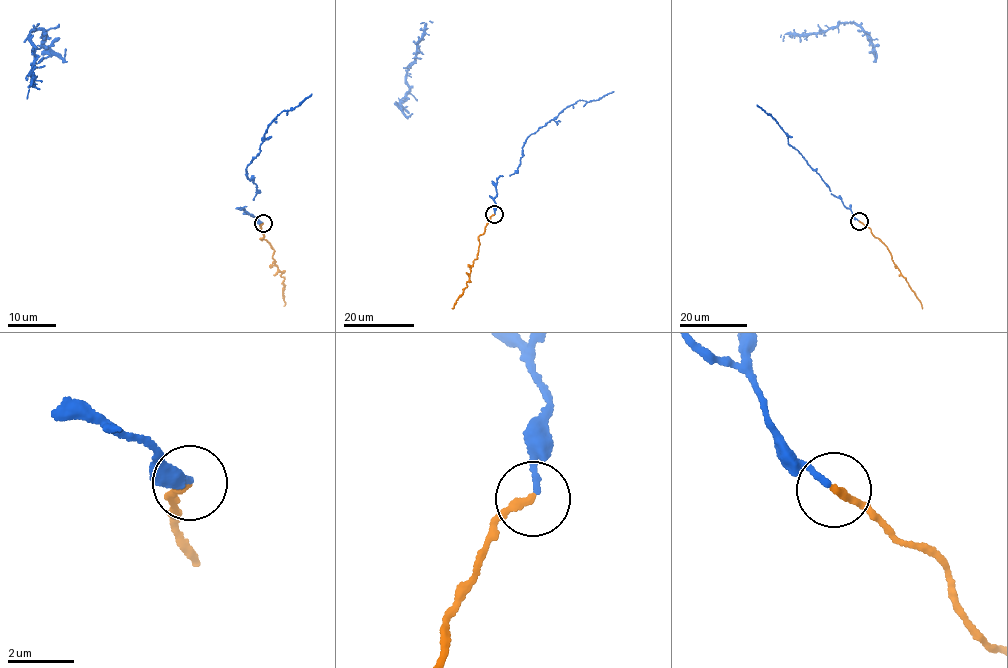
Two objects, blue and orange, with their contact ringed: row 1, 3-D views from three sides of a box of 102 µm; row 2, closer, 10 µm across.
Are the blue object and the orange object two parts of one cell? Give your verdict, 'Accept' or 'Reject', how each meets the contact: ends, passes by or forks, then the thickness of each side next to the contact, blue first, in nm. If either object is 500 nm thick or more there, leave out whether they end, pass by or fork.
Reject. At the ring blue ends. At the ring orange ends. Thickness 180 nm (blue) against 220 nm

